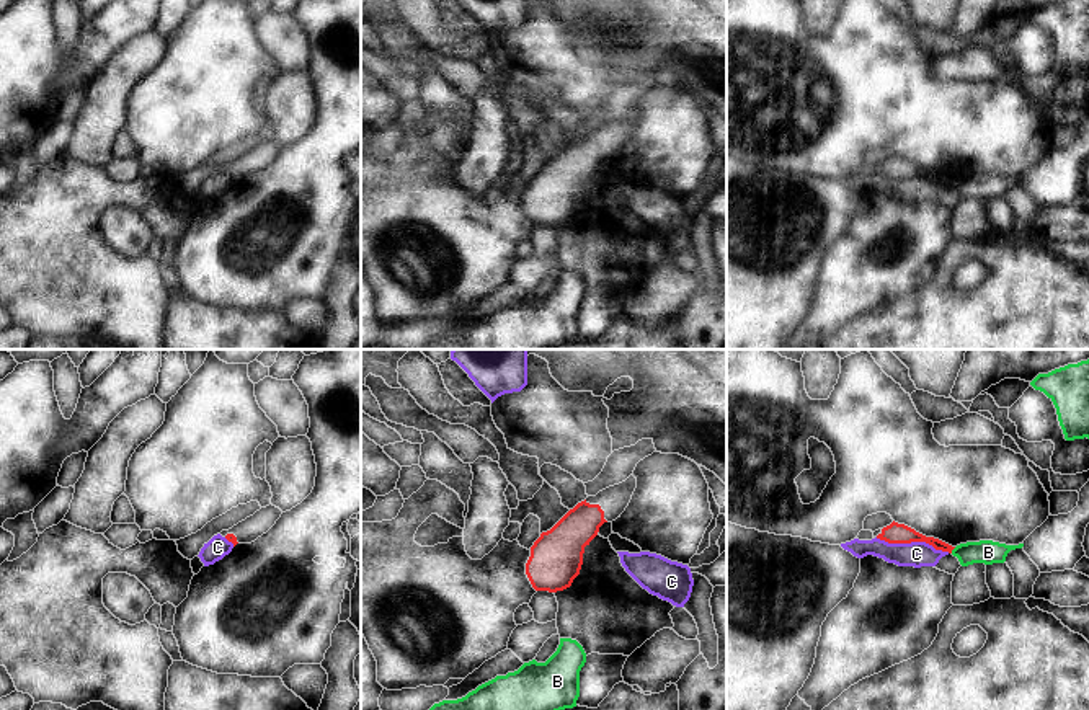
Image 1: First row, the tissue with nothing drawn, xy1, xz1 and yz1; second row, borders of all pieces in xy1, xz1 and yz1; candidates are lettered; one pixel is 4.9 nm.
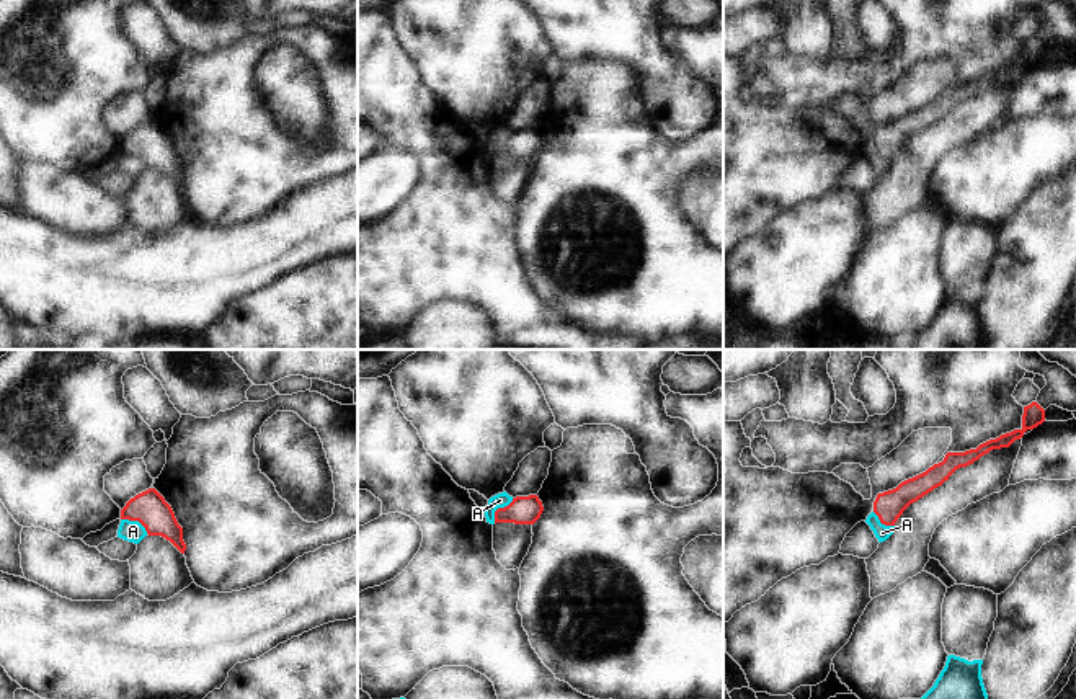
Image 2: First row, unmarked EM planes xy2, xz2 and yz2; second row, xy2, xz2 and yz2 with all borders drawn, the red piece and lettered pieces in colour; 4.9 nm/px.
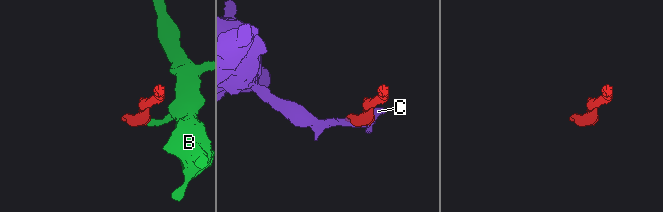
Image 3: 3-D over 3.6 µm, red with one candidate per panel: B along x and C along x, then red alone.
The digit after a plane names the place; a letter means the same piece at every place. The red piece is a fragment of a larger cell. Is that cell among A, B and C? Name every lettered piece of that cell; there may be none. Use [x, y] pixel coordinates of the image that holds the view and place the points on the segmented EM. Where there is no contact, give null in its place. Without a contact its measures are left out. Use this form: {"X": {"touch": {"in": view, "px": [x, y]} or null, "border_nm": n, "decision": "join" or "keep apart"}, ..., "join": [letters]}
{"A": {"touch": {"in": "xz2", "px": [498, 508]}, "border_nm": 160, "decision": "keep apart"}, "B": {"touch": {"in": "yz1", "px": [952, 549]}, "border_nm": 40, "decision": "keep apart"}, "C": {"touch": {"in": "yz1", "px": [913, 541]}, "border_nm": 380, "decision": "keep apart"}, "join": []}

